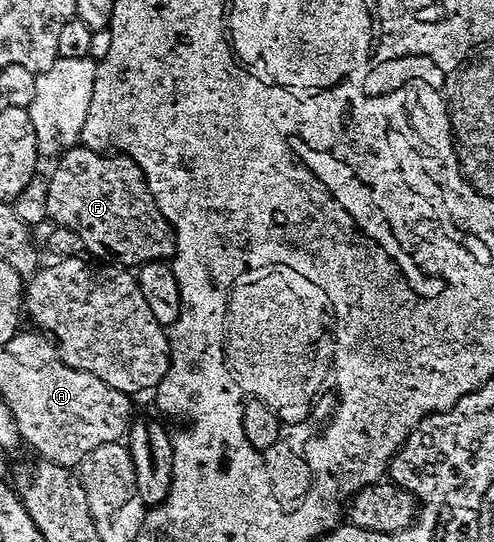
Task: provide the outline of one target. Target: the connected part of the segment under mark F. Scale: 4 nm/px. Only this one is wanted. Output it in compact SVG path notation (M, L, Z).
M77 144L69 150L63 151L53 165L54 164L54 171L52 171L51 174L48 174L48 219L53 225L67 226L68 228L72 228L72 232L77 232L77 234L80 235L80 240L84 240L86 254L89 255L91 259L97 260L102 264L113 264L123 268L137 268L143 266L145 262L164 262L173 259L174 230L170 226L170 221L160 212L160 208L156 204L156 200L148 188L144 172L138 167L136 160L132 160L126 154L93 150L87 146Z

